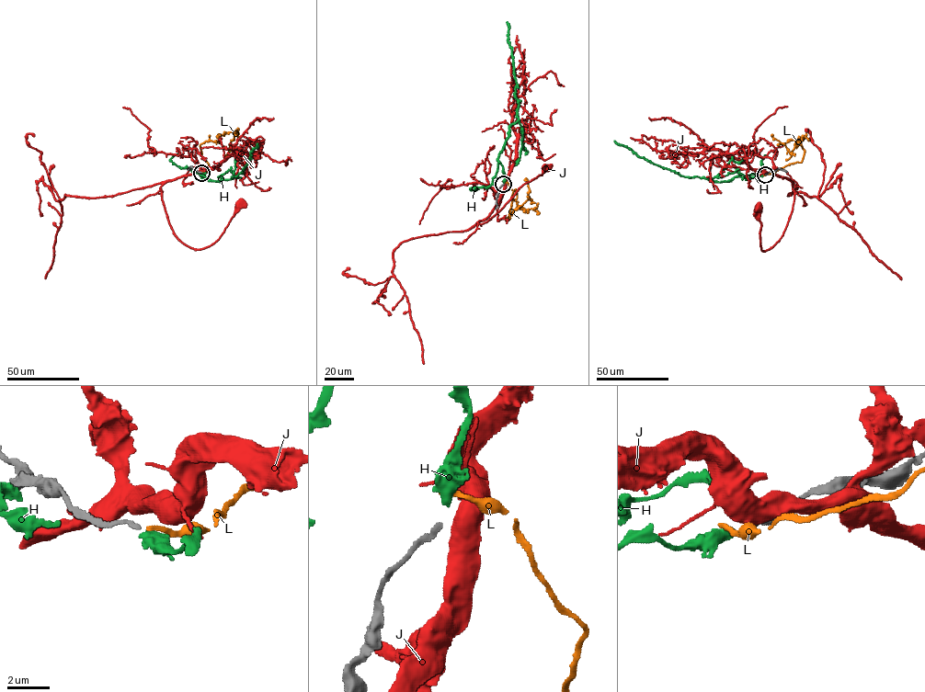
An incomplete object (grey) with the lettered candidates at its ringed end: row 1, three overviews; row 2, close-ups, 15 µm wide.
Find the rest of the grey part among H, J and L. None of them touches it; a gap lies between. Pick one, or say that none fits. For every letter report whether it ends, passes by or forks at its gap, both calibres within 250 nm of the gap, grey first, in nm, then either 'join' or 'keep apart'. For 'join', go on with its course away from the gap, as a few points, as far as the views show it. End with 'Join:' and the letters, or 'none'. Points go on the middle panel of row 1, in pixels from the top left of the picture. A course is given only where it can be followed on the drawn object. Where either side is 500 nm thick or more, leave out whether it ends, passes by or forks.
H: it ends there; 200 nm thick on the grey side, 440 nm on the other; join; it runs (504, 183), (506, 175), (498, 161), (498, 153), (508, 135), (508, 128), (518, 119), (507, 22)
J: 200 nm thick on the grey side, 700 nm on the other; keep apart
L: it ends there; 200 nm thick on the grey side, 240 nm on the other; keep apart
Join: H

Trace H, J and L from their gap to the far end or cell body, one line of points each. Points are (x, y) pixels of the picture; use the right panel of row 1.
H: (764, 175), (734, 176), (719, 182), (685, 176), (640, 157), (614, 141)
J: (765, 174), (785, 176), (793, 183), (794, 199), (783, 234), (772, 246), (762, 251), (761, 224), (757, 208)
L: (763, 175), (800, 162), (804, 154), (801, 145), (795, 146), (790, 153), (771, 134)

